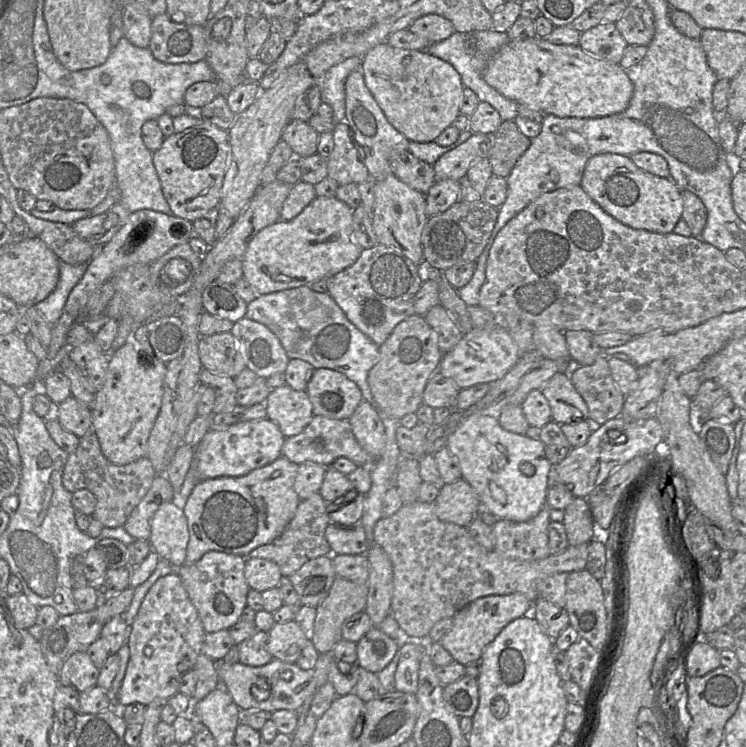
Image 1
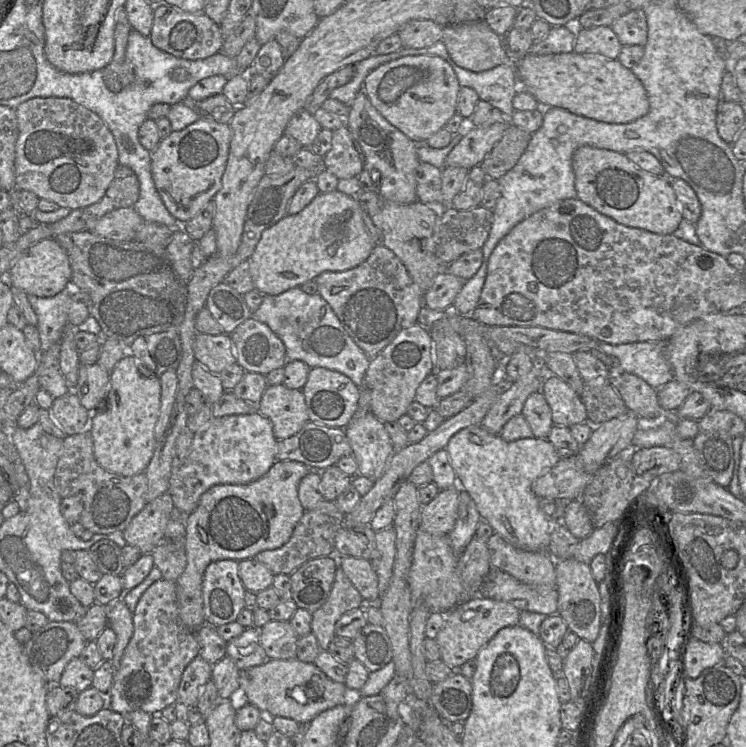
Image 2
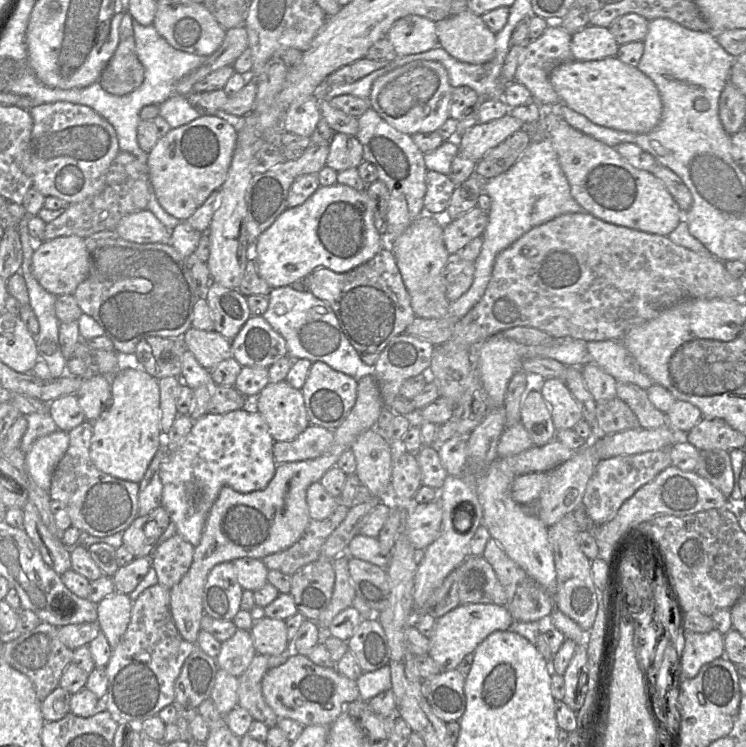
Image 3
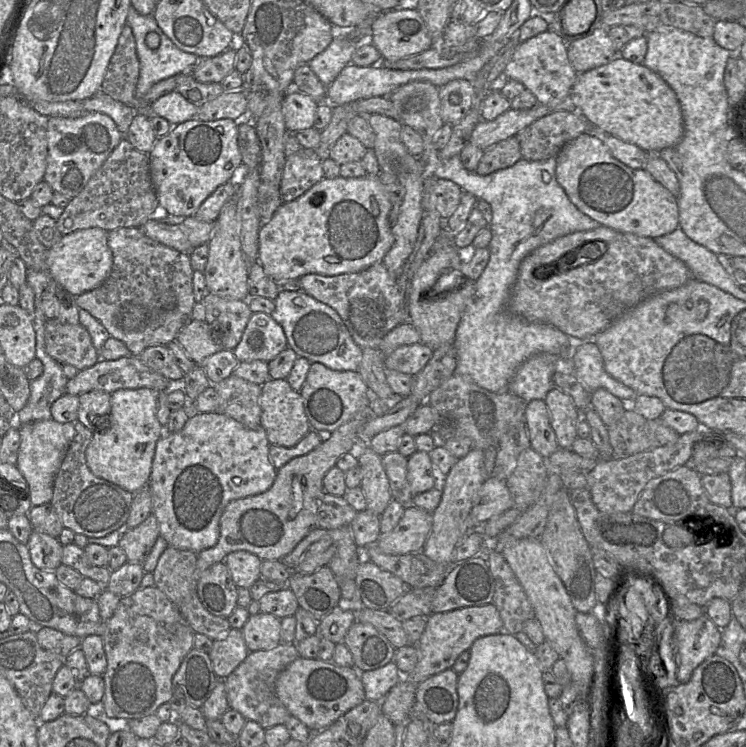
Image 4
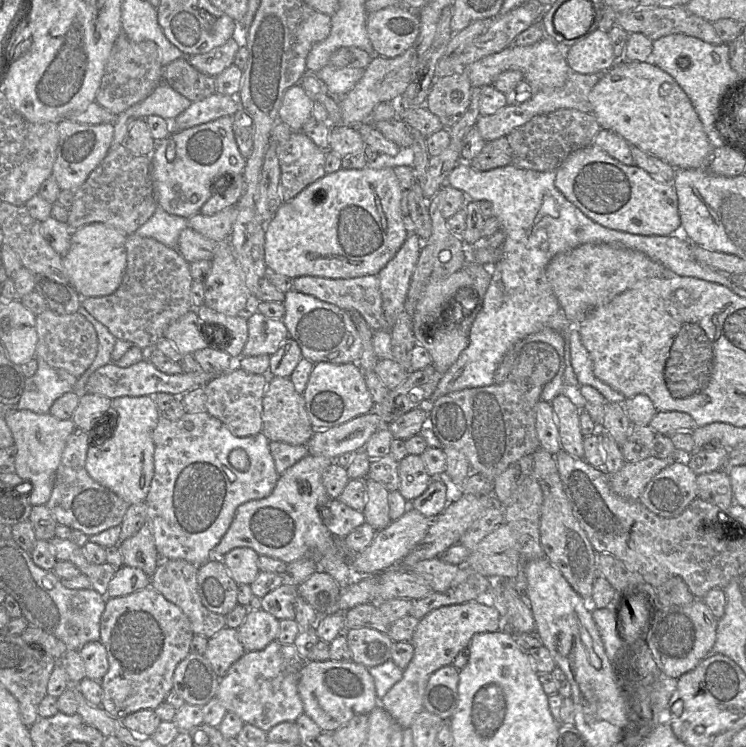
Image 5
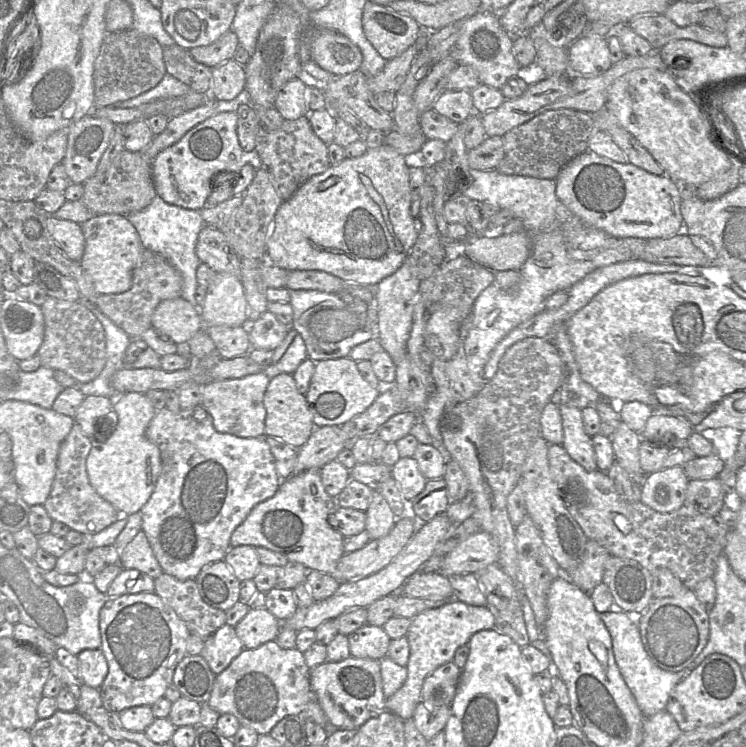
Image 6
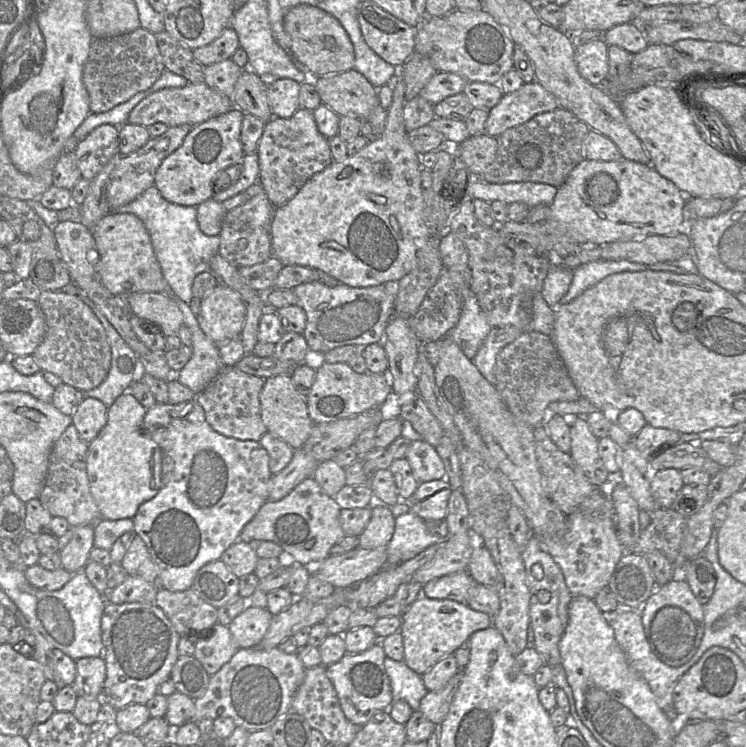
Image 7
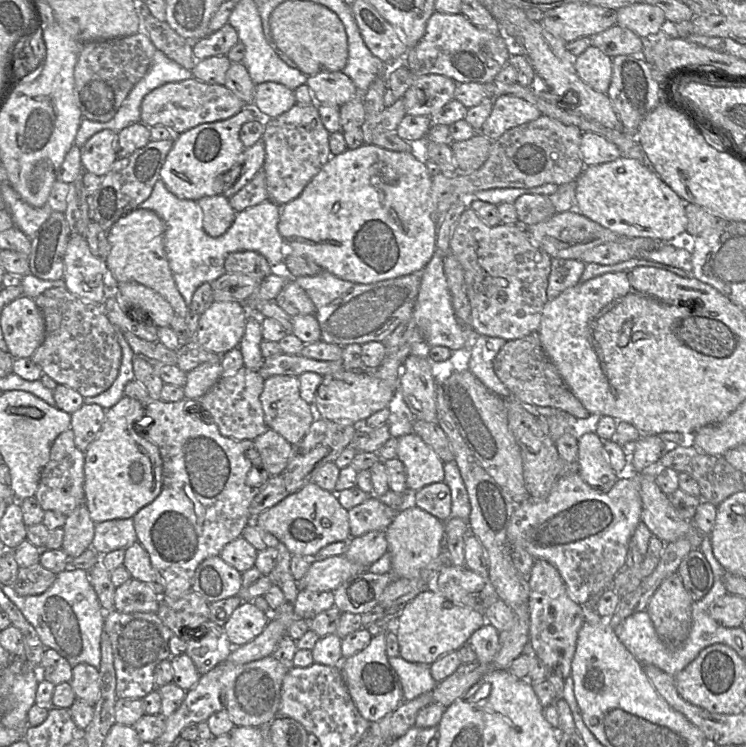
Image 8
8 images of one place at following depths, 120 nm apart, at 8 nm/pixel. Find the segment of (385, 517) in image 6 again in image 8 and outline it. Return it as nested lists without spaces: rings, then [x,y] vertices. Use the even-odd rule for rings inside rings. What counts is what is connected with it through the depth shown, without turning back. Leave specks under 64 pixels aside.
[[[370,531],[358,537],[350,538],[344,556],[350,561],[368,568],[388,550],[385,531]]]

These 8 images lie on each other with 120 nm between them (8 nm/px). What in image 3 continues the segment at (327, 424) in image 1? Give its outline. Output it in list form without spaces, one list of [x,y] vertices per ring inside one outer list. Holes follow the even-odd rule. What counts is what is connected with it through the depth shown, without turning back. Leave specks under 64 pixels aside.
[[[310,424],[293,440],[275,441],[273,445],[274,460],[279,465],[286,462],[315,459],[327,453],[333,441],[332,430]]]

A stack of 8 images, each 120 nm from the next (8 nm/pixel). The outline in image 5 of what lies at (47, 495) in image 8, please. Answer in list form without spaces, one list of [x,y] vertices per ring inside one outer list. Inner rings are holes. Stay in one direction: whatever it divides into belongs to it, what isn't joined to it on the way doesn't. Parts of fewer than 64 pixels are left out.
[[[76,428],[69,436],[56,472],[51,497],[45,504],[58,525],[79,530],[87,536],[93,536],[120,525],[130,506],[116,493],[93,480],[88,474],[85,467],[87,451],[92,443],[93,435],[96,436],[98,432],[93,433]]]

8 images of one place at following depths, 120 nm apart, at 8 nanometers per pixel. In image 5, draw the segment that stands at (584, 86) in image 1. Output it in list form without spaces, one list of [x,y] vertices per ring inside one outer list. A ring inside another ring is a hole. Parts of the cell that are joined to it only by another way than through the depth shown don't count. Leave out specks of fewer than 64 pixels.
[[[619,58],[609,70],[602,73],[589,94],[589,101],[592,114],[601,128],[617,133],[630,145],[661,159],[674,169],[704,168],[712,158],[713,147],[690,99],[671,75],[654,64]]]

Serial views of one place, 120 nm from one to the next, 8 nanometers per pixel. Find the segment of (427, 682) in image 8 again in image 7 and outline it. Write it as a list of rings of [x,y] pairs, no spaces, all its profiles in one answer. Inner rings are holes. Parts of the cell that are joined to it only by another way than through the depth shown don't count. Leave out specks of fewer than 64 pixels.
[[[384,658],[384,667],[390,681],[394,701],[405,701],[413,711],[419,709],[422,698],[427,694],[422,675],[411,670],[404,661]]]

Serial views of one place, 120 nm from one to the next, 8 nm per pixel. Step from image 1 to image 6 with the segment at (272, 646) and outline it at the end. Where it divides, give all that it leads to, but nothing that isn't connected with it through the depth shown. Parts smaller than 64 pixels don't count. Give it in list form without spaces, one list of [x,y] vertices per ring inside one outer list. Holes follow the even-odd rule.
[[[255,608],[249,609],[234,629],[245,649],[255,649],[268,641],[274,641],[281,624],[266,608]]]

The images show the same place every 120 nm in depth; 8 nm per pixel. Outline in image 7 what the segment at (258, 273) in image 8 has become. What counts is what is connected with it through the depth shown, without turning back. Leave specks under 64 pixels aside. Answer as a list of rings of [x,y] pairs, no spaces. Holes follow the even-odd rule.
[[[262,191],[247,202],[227,211],[219,234],[218,253],[236,267],[253,266],[272,257],[270,224],[275,209]]]

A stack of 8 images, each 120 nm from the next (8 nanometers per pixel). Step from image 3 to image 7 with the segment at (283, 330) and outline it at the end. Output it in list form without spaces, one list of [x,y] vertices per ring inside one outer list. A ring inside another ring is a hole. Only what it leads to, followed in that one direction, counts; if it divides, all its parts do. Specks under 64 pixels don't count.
[[[320,281],[302,283],[293,288],[298,305],[301,306],[307,316],[307,323],[303,335],[312,355],[322,355],[334,348],[345,345],[366,346],[373,343],[382,343],[385,328],[395,314],[395,286],[379,285],[369,287],[351,287],[340,283],[329,287]]]

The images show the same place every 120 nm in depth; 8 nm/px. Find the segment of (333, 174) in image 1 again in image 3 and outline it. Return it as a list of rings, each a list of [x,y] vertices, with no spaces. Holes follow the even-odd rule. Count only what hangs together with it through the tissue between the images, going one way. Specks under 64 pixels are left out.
[[[334,133],[330,140],[326,166],[341,172],[357,168],[363,161],[363,147],[356,137]]]

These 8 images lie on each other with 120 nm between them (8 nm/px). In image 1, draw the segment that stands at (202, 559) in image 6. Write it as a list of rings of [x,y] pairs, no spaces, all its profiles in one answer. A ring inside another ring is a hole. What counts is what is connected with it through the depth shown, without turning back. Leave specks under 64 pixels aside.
[[[268,418],[239,422],[226,429],[211,428],[194,450],[194,464],[199,473],[199,481],[241,477],[271,464],[282,456],[285,439],[279,427]]]

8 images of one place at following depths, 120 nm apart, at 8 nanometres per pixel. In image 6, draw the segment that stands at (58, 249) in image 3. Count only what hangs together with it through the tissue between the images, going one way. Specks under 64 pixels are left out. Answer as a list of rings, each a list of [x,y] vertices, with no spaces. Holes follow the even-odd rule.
[[[119,214],[96,215],[80,224],[85,250],[80,264],[91,278],[98,294],[120,294],[130,289],[132,272],[144,249],[132,223]]]

